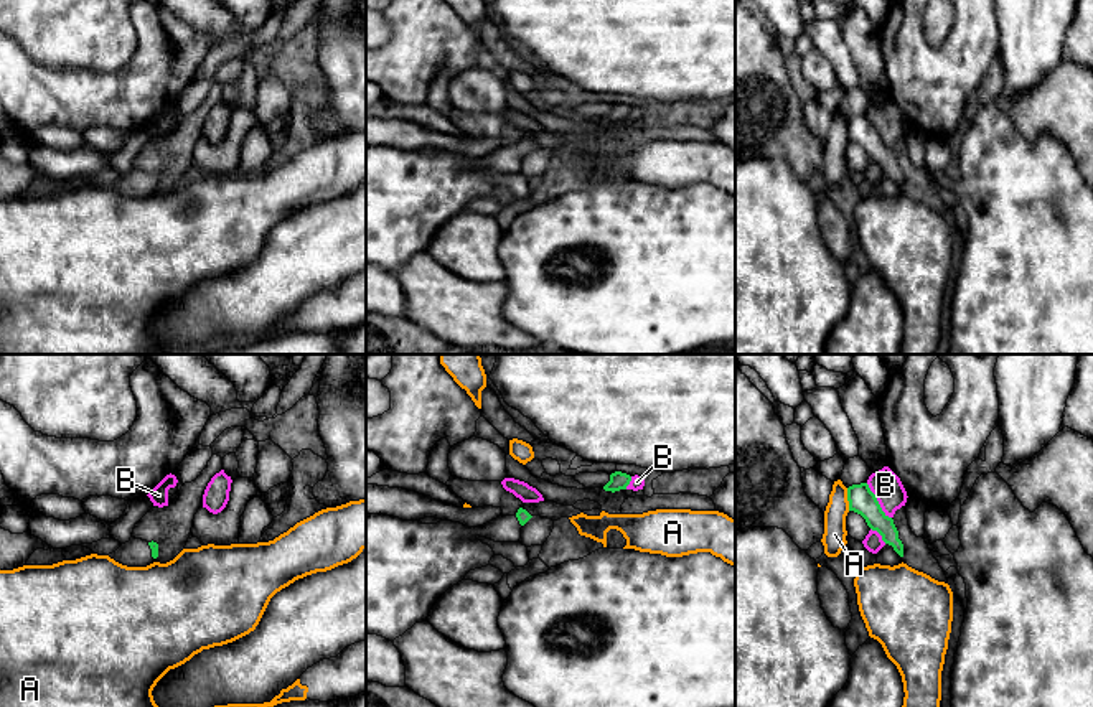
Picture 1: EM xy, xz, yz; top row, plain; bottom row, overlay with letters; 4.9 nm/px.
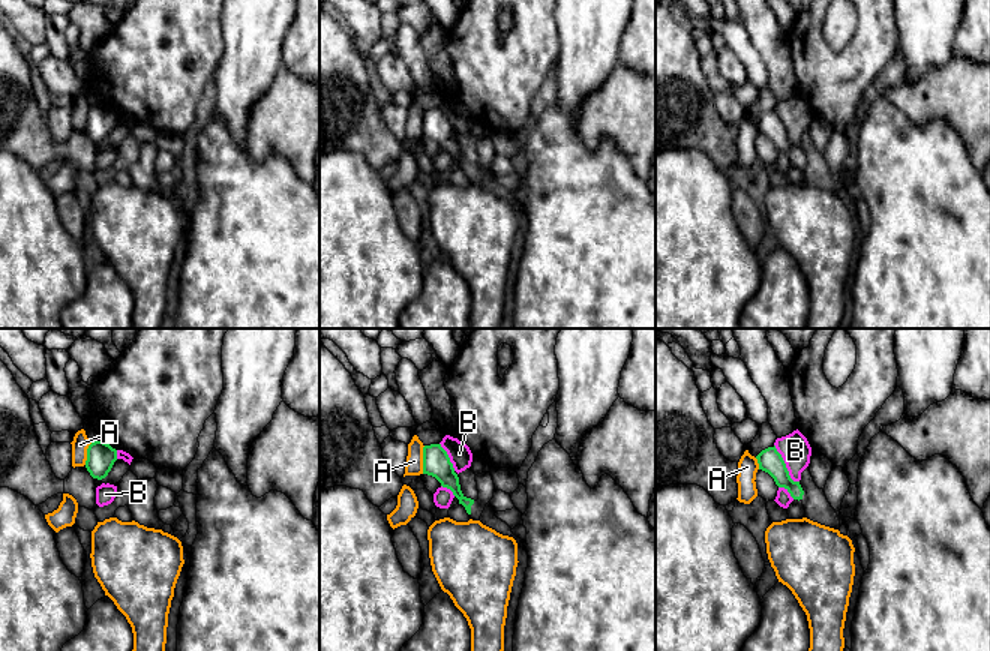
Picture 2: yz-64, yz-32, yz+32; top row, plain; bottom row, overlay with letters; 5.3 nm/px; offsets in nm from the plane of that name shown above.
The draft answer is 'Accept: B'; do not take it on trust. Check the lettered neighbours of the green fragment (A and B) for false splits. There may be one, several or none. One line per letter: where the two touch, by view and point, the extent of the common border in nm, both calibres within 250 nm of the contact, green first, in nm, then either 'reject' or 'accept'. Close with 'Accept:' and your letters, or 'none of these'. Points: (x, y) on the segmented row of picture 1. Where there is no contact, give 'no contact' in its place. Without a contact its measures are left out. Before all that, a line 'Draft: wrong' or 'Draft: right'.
Draft: wrong
A: meets green in yz at (848, 500); contact 110 nm long; 130 nm thick on the green side, 110 nm on the other; reject
B: meets green in yz at (877, 501); contact 220 nm long; 130 nm thick on the green side, 150 nm on the other; reject
Accept: none of these

